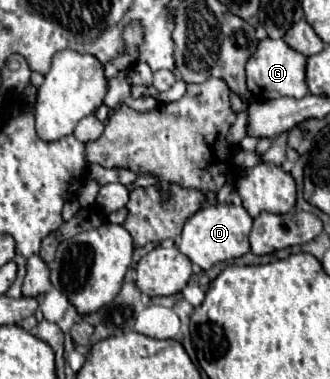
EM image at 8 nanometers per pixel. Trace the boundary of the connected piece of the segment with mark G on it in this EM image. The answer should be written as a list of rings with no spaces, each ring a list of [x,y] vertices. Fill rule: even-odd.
[[[264,38],[258,42],[256,52],[250,56],[246,64],[248,88],[252,92],[252,100],[270,100],[270,98],[304,98],[308,94],[306,86],[306,56],[292,50],[284,40]]]

